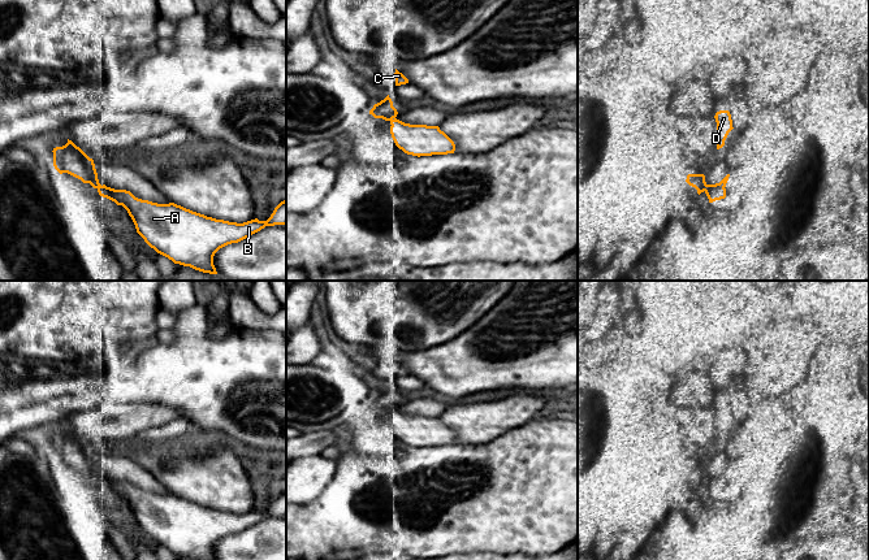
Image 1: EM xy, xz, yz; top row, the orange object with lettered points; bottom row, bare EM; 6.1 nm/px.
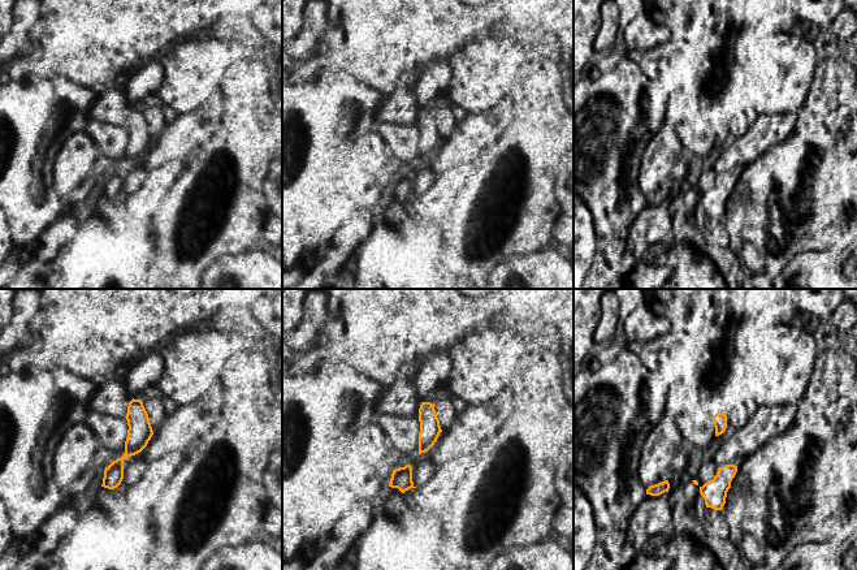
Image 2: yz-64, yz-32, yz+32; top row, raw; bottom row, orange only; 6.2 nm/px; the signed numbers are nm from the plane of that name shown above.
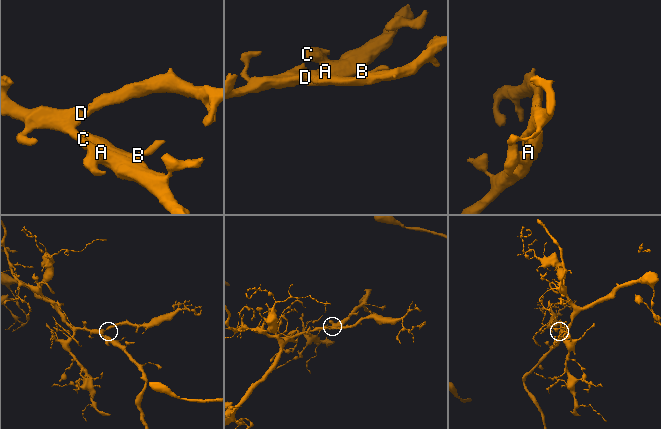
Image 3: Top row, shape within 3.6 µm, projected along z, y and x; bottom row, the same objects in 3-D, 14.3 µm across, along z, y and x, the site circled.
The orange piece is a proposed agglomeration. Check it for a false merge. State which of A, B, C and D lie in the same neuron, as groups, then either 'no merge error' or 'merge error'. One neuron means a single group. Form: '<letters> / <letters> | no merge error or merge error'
A B C / D | merge error

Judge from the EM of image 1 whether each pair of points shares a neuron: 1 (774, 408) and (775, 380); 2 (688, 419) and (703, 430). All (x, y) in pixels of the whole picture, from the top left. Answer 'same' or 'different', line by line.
1: different
2: same

